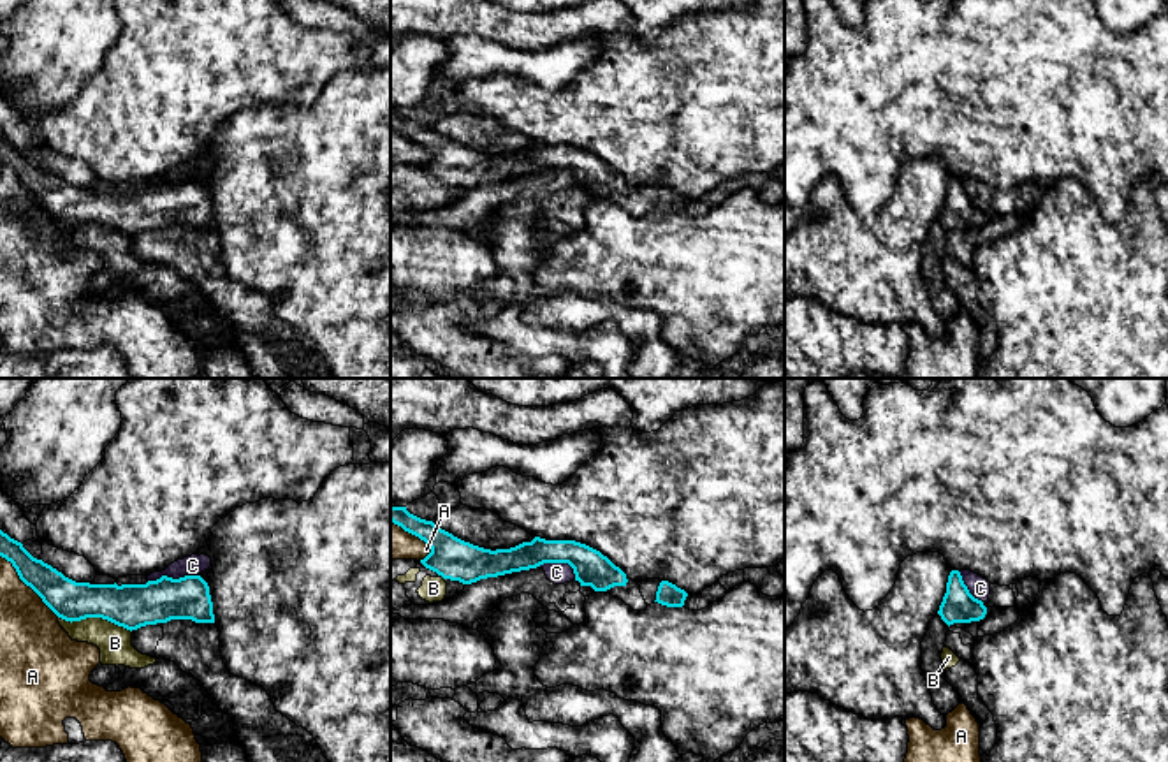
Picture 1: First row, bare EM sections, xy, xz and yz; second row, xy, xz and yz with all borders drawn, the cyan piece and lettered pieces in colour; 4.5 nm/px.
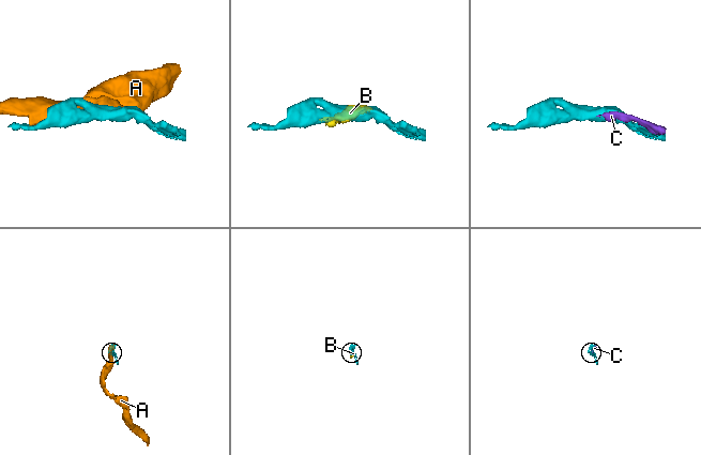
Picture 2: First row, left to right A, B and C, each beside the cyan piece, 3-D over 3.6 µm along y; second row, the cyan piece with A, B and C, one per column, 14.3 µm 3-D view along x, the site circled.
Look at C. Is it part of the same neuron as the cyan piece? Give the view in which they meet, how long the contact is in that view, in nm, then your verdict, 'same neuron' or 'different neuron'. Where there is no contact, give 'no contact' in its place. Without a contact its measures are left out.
contact in xy; length 240 nm; different neuron

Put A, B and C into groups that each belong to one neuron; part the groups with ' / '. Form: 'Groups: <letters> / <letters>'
Groups: A / B / C

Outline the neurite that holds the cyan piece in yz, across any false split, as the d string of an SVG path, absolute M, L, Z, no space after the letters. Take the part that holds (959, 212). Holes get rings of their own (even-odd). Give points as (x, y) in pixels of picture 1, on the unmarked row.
M952 176L946 188L946 199L938 220L950 232L953 229L980 227L987 220L982 206L975 204L962 187L959 176Z

